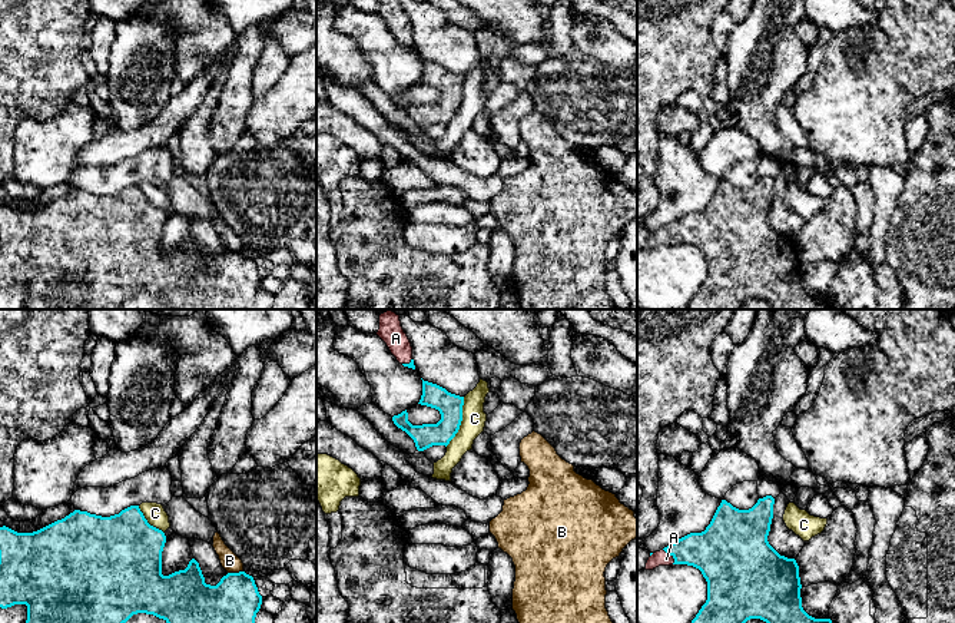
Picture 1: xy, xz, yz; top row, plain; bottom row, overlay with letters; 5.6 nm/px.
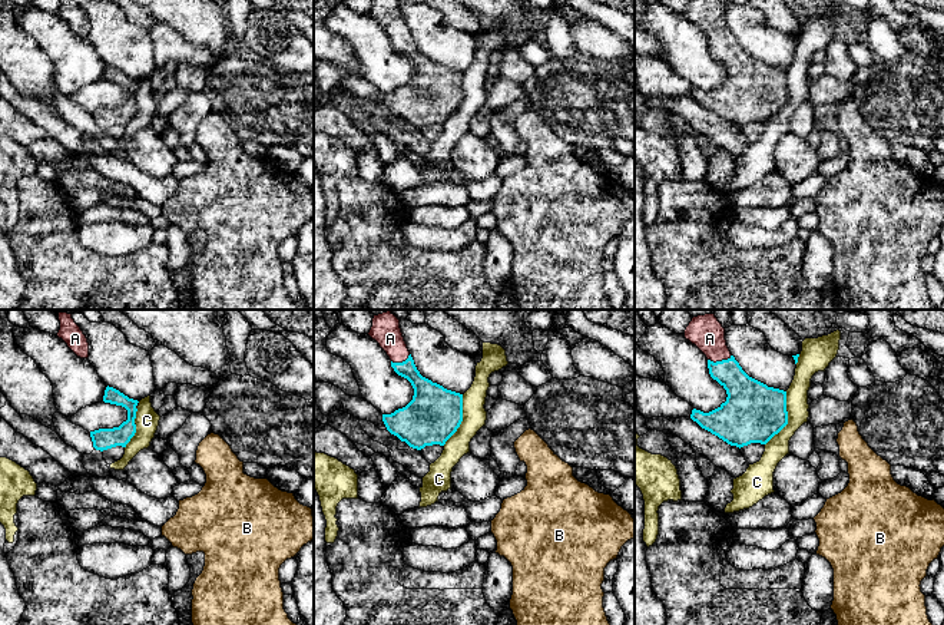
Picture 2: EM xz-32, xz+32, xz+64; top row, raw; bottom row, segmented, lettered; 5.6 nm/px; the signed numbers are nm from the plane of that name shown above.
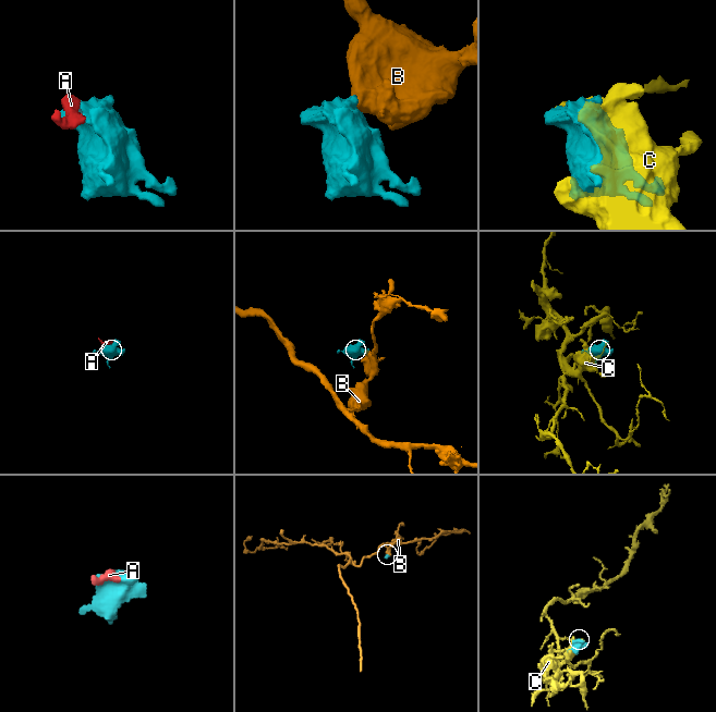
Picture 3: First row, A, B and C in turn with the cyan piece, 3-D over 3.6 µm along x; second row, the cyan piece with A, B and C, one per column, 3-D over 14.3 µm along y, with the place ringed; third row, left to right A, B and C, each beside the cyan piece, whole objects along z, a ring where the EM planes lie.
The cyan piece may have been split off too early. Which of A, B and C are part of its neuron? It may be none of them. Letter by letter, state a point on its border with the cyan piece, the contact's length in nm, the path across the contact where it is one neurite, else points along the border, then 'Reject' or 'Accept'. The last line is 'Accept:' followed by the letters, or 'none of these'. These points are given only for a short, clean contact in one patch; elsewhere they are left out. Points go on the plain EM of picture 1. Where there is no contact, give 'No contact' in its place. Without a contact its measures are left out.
A: Touches cyan at yz (670, 234). Shared border 110 nm. Accept
B: Touches cyan at xy (235, 252). Shared border 90 nm. Boundary: xy (242, 249), (228, 252). Reject
C: Touches cyan at xz (461, 99). Shared border 300 nm. Reject
Accept: A

